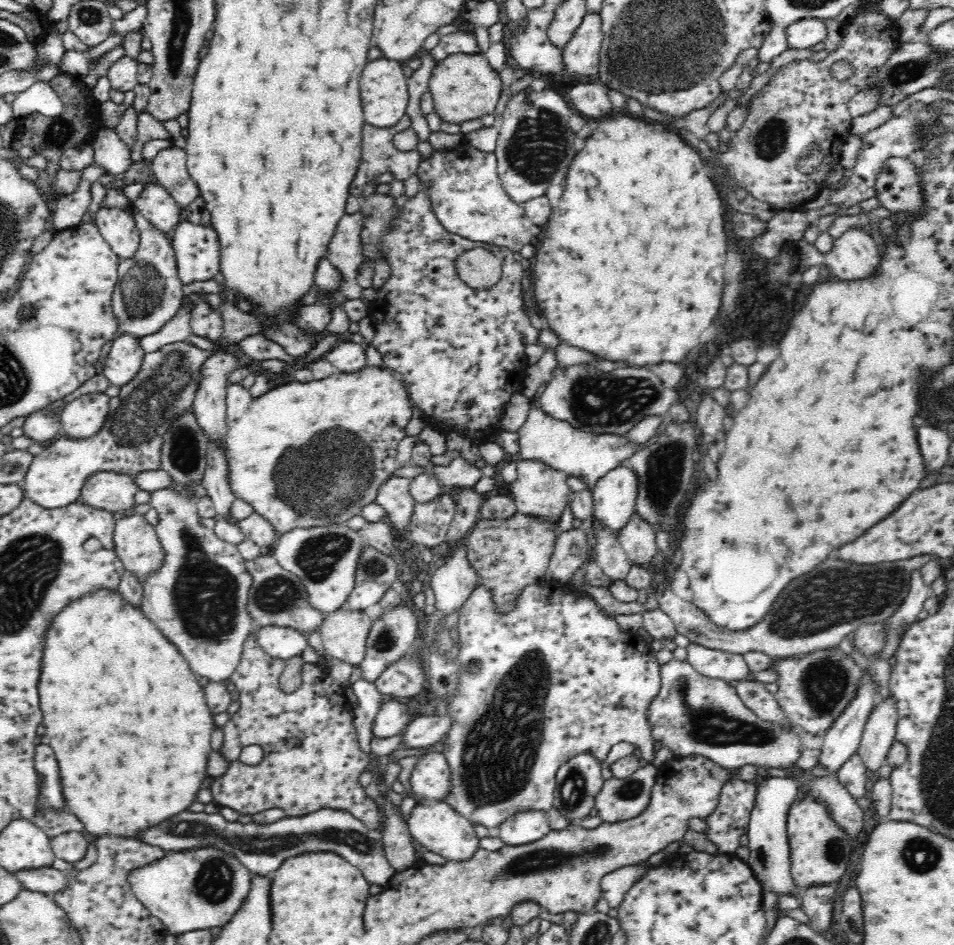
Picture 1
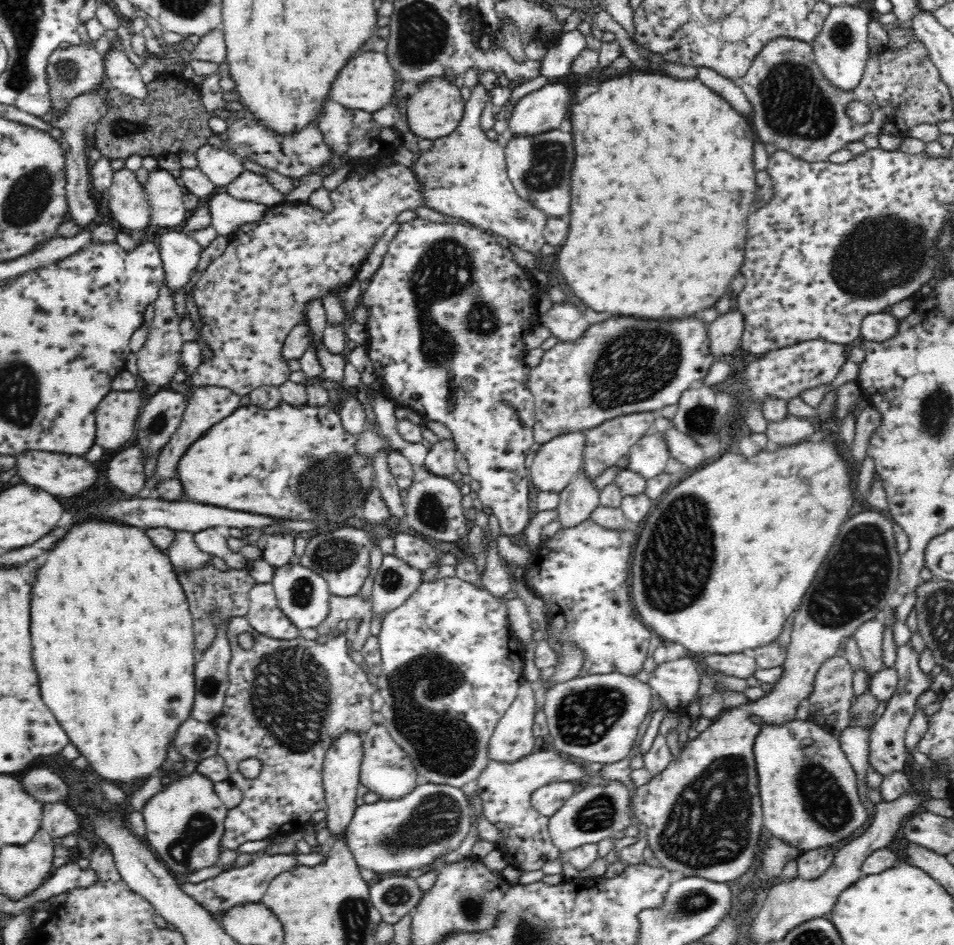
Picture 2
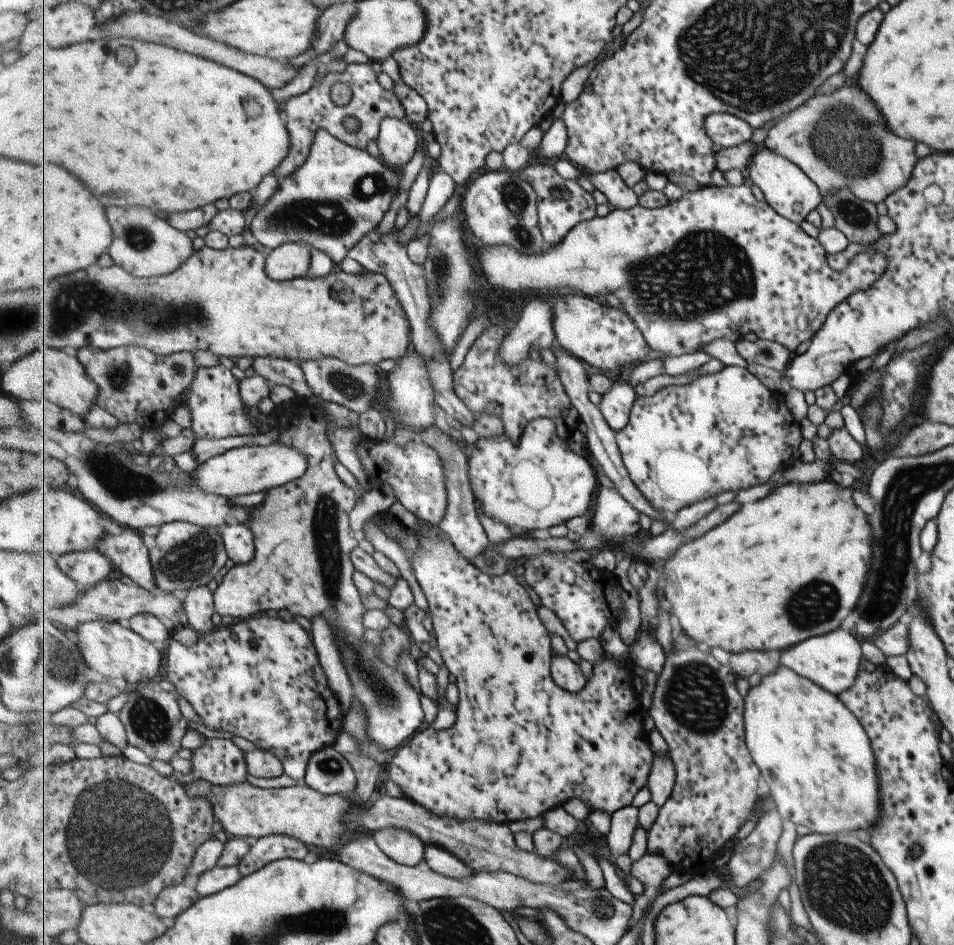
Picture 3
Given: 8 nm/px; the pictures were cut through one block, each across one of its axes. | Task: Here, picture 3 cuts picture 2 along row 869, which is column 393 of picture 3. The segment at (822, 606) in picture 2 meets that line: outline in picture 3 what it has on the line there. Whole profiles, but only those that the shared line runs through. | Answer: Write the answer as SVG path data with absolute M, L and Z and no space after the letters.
M295 397L291 402L278 406L275 410L278 413L276 418L279 419L275 426L276 430L279 430L279 438L275 444L291 446L303 452L309 458L309 469L305 472L305 476L269 490L263 498L263 503L251 507L253 520L249 522L248 527L255 534L256 556L251 563L234 564L222 574L218 587L214 591L216 613L220 616L231 616L239 621L261 616L271 609L276 612L287 610L292 614L298 613L309 620L317 618L317 614L323 616L329 622L333 630L333 638L343 654L343 662L351 676L353 694L367 712L369 728L365 732L365 738L369 742L375 742L385 755L387 750L401 746L416 732L421 731L421 726L427 720L423 702L421 702L423 694L415 690L415 686L407 680L407 676L401 670L385 664L379 656L378 646L367 642L365 638L367 628L363 624L363 618L367 608L361 600L360 589L353 580L356 568L351 560L352 552L360 546L360 537L362 537L351 528L351 522L349 522L349 514L357 506L357 492L341 482L341 478L337 476L335 462L339 462L339 458L335 456L333 444L327 436L327 422L331 422L335 428L357 428L359 413L335 402L323 401L321 406L315 406L309 400L300 397Z

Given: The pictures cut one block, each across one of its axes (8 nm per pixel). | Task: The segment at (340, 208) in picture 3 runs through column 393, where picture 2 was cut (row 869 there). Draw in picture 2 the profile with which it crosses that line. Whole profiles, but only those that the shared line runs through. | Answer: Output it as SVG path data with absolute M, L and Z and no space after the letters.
M192 769L190 775L177 777L176 780L168 783L164 792L150 798L141 810L146 824L146 840L148 840L146 844L158 854L158 858L168 866L168 870L179 880L183 879L186 874L192 874L200 868L215 866L220 856L221 840L225 831L224 820L228 809L218 799L212 786L213 782L208 777L204 777L202 773Z

